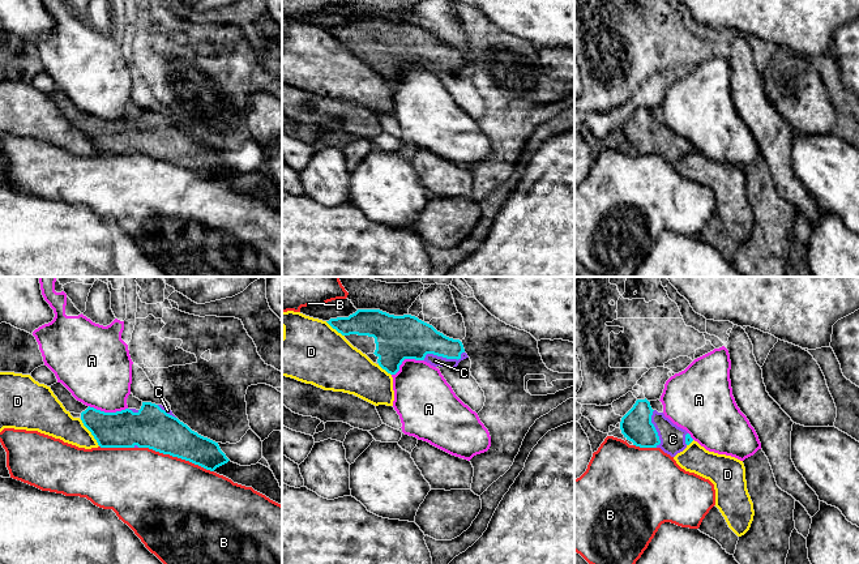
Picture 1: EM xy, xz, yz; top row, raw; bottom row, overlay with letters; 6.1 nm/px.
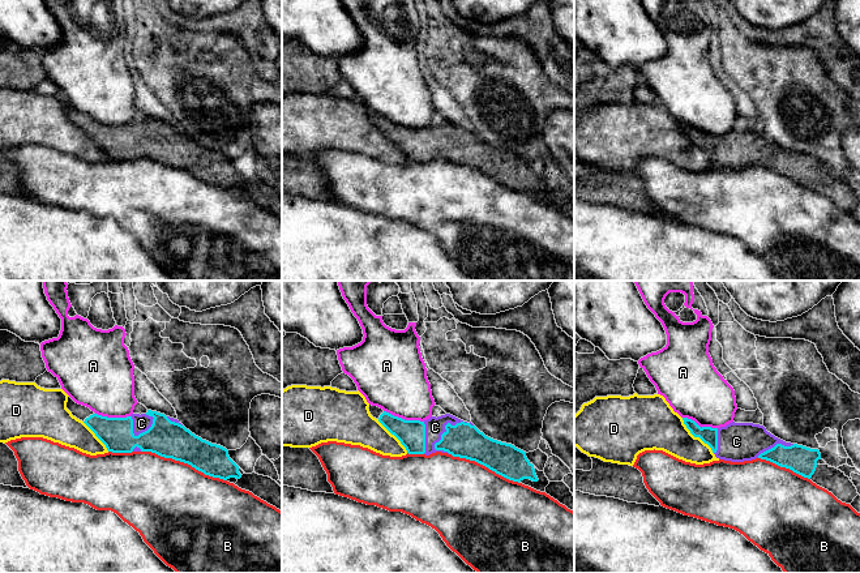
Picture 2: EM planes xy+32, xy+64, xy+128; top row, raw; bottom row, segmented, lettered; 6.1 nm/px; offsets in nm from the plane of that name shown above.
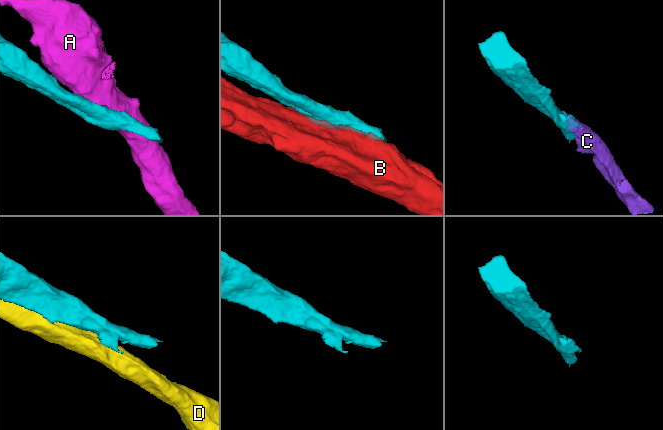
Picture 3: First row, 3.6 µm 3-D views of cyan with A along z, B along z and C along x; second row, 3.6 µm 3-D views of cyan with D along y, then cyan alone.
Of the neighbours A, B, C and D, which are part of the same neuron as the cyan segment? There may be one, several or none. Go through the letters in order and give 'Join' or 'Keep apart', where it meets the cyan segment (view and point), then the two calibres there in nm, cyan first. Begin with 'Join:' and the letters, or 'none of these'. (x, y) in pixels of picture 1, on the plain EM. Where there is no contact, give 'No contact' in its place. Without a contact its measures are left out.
Join: C
A: Keep apart. Touches cyan at xy (109, 120). Thickness 220 nm (cyan) against 400 nm
B: Keep apart. Touches cyan at xy (176, 163). Thickness 260 nm (cyan) against 480 nm
C: Join. Touches cyan at xz (443, 64). Thickness 260 nm (cyan) against 70 nm
D: Keep apart. Touches cyan at xy (90, 139). Thickness 220 nm (cyan) against 200 nm

